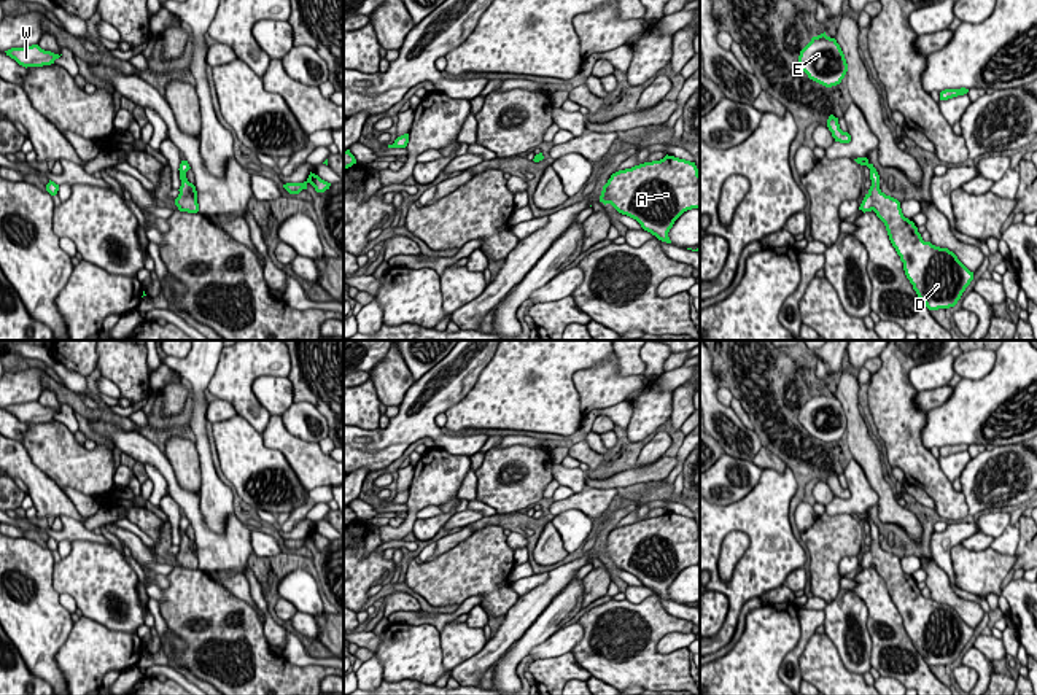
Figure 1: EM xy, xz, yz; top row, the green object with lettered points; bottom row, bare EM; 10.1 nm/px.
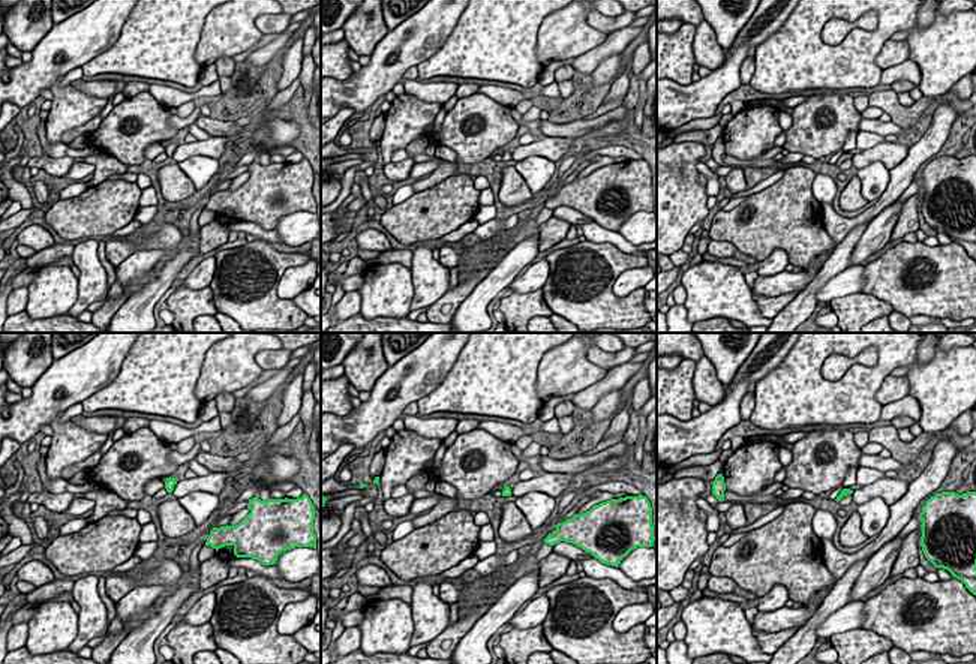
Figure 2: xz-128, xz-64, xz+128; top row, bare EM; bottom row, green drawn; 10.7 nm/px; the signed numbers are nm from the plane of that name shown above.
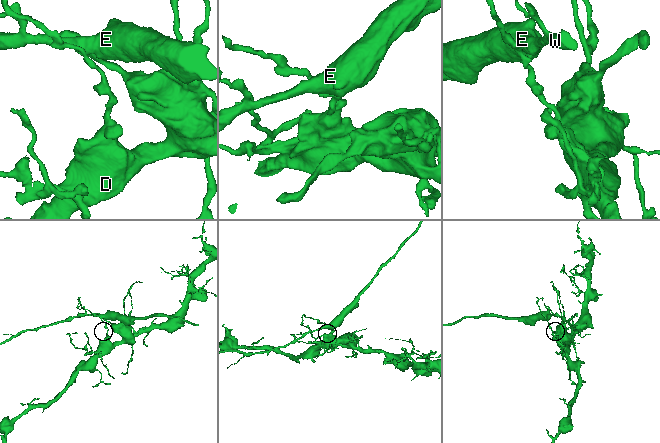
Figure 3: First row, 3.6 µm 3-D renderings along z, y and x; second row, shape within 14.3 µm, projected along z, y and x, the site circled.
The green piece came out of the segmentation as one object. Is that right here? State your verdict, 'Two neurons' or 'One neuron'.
Two neurons

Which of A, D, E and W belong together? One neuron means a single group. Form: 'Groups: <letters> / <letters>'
Groups: A D / E W

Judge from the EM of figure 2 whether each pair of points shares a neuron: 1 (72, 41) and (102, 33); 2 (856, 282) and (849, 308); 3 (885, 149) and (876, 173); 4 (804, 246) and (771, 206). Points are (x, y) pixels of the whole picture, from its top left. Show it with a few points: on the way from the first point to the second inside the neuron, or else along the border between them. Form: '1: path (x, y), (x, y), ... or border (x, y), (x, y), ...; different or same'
1: path (80, 38), (95, 33); same
2: border (861, 291), (834, 297), (828, 302); different
3: border (888, 168), (880, 162), (870, 162), (858, 170); different
4: path (801, 236), (781, 216); same

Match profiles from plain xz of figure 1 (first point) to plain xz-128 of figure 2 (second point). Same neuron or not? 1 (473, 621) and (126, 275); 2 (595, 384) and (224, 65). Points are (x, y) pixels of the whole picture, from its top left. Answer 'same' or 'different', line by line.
1: different
2: different

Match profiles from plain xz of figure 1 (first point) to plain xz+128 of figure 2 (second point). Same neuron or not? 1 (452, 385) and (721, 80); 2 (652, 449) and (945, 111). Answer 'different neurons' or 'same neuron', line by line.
1: same neuron
2: same neuron

